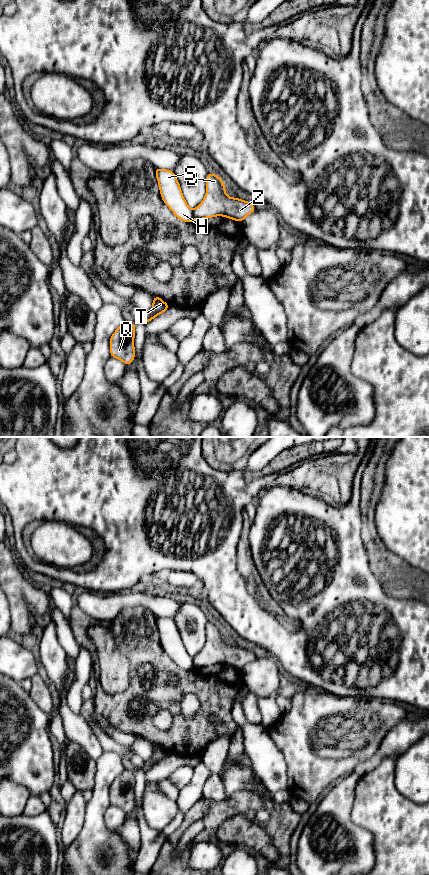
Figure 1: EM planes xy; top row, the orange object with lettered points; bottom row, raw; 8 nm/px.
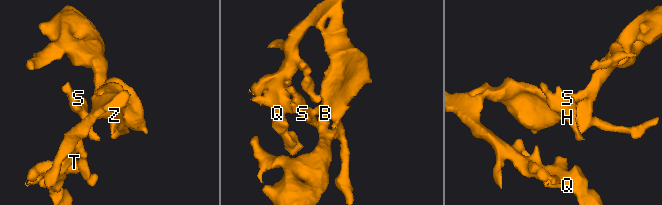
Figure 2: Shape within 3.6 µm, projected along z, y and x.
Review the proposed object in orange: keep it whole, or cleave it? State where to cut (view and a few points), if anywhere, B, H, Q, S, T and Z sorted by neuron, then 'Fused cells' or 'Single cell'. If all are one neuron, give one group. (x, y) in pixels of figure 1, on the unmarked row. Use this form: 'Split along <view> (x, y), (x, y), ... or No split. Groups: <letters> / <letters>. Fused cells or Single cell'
Split along xy (192, 658), (195, 666). Groups: B Q T Z / H S. Fused cells

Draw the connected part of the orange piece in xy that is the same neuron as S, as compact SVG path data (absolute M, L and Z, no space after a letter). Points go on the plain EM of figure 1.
M155 616L155 623L163 650L179 668L193 670L195 668L193 658L183 644L175 621L172 618Z

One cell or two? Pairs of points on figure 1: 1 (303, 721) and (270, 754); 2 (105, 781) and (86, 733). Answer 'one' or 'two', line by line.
1: two
2: two

